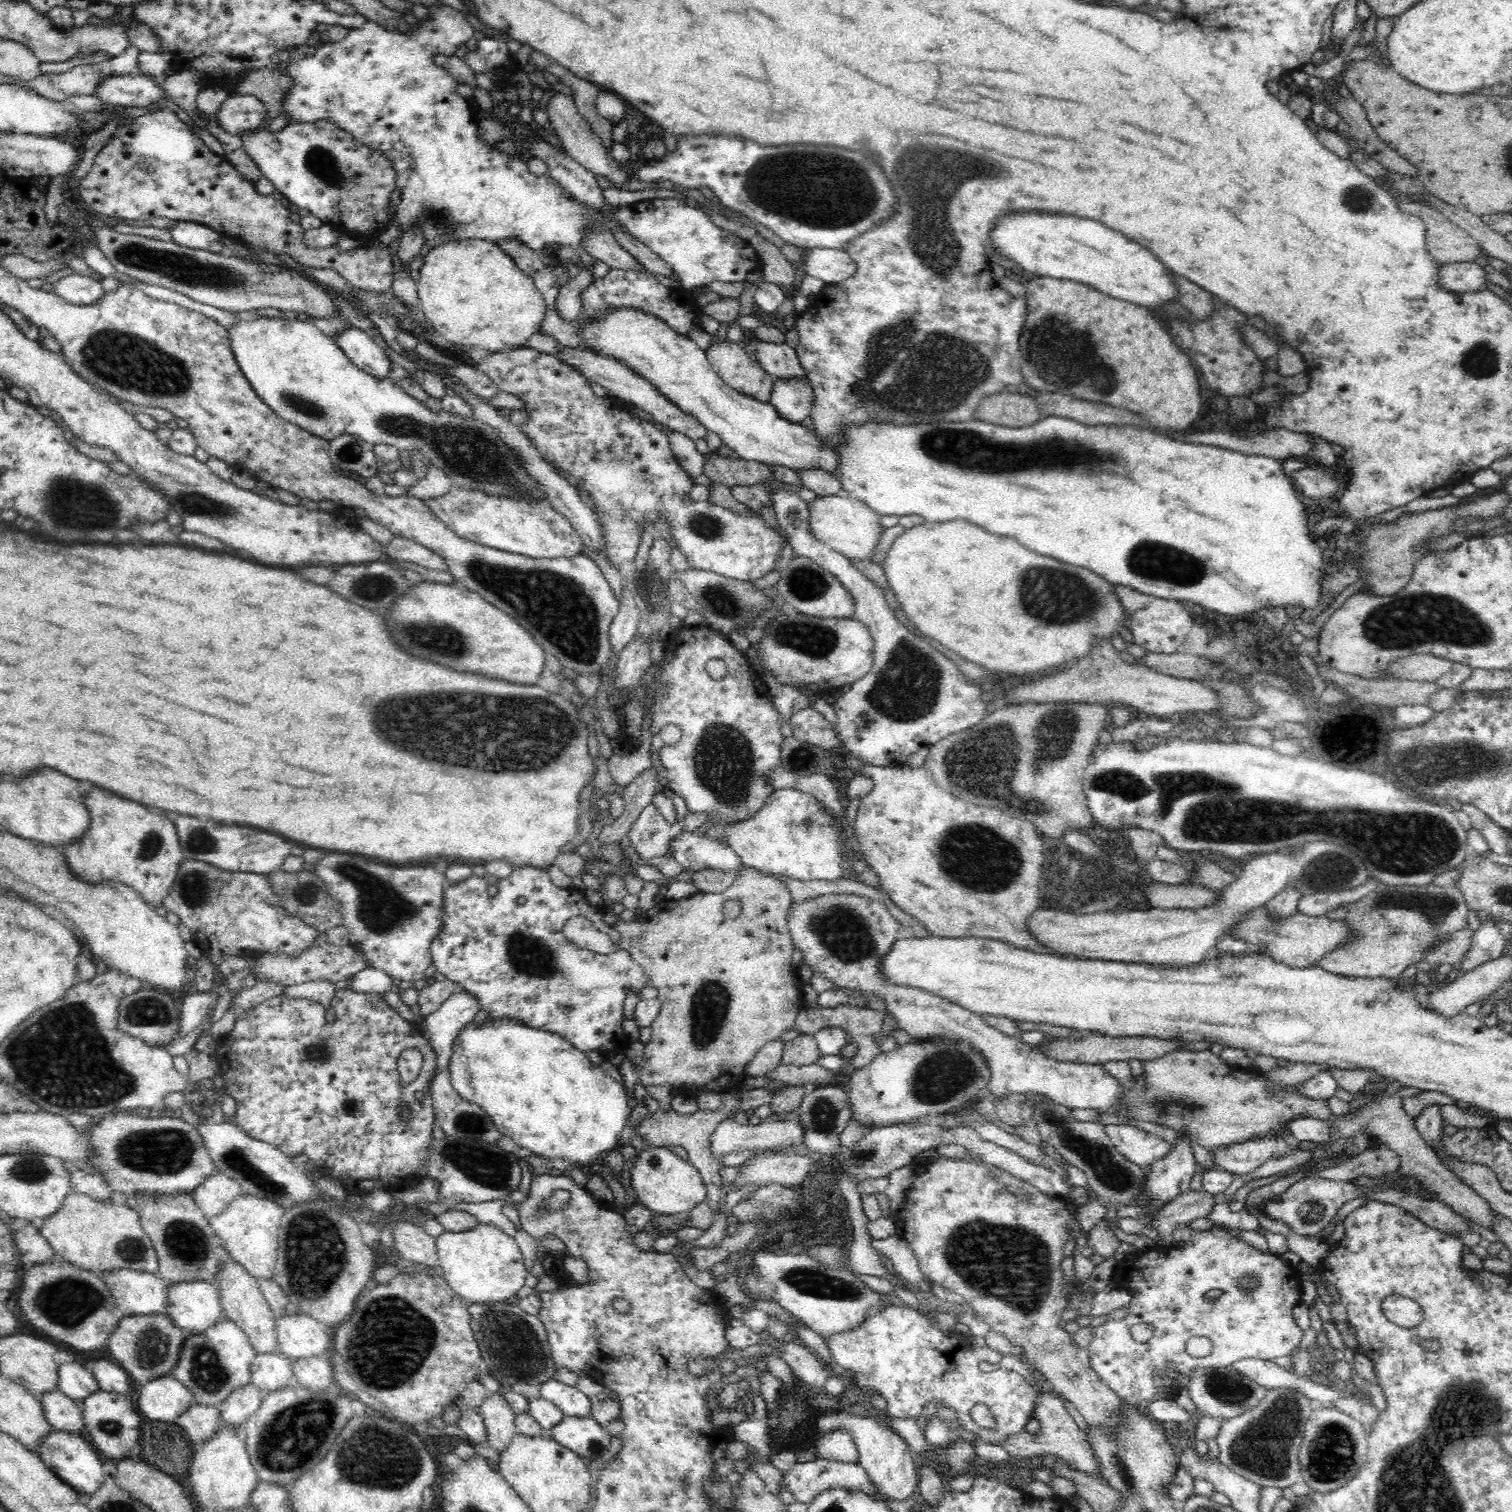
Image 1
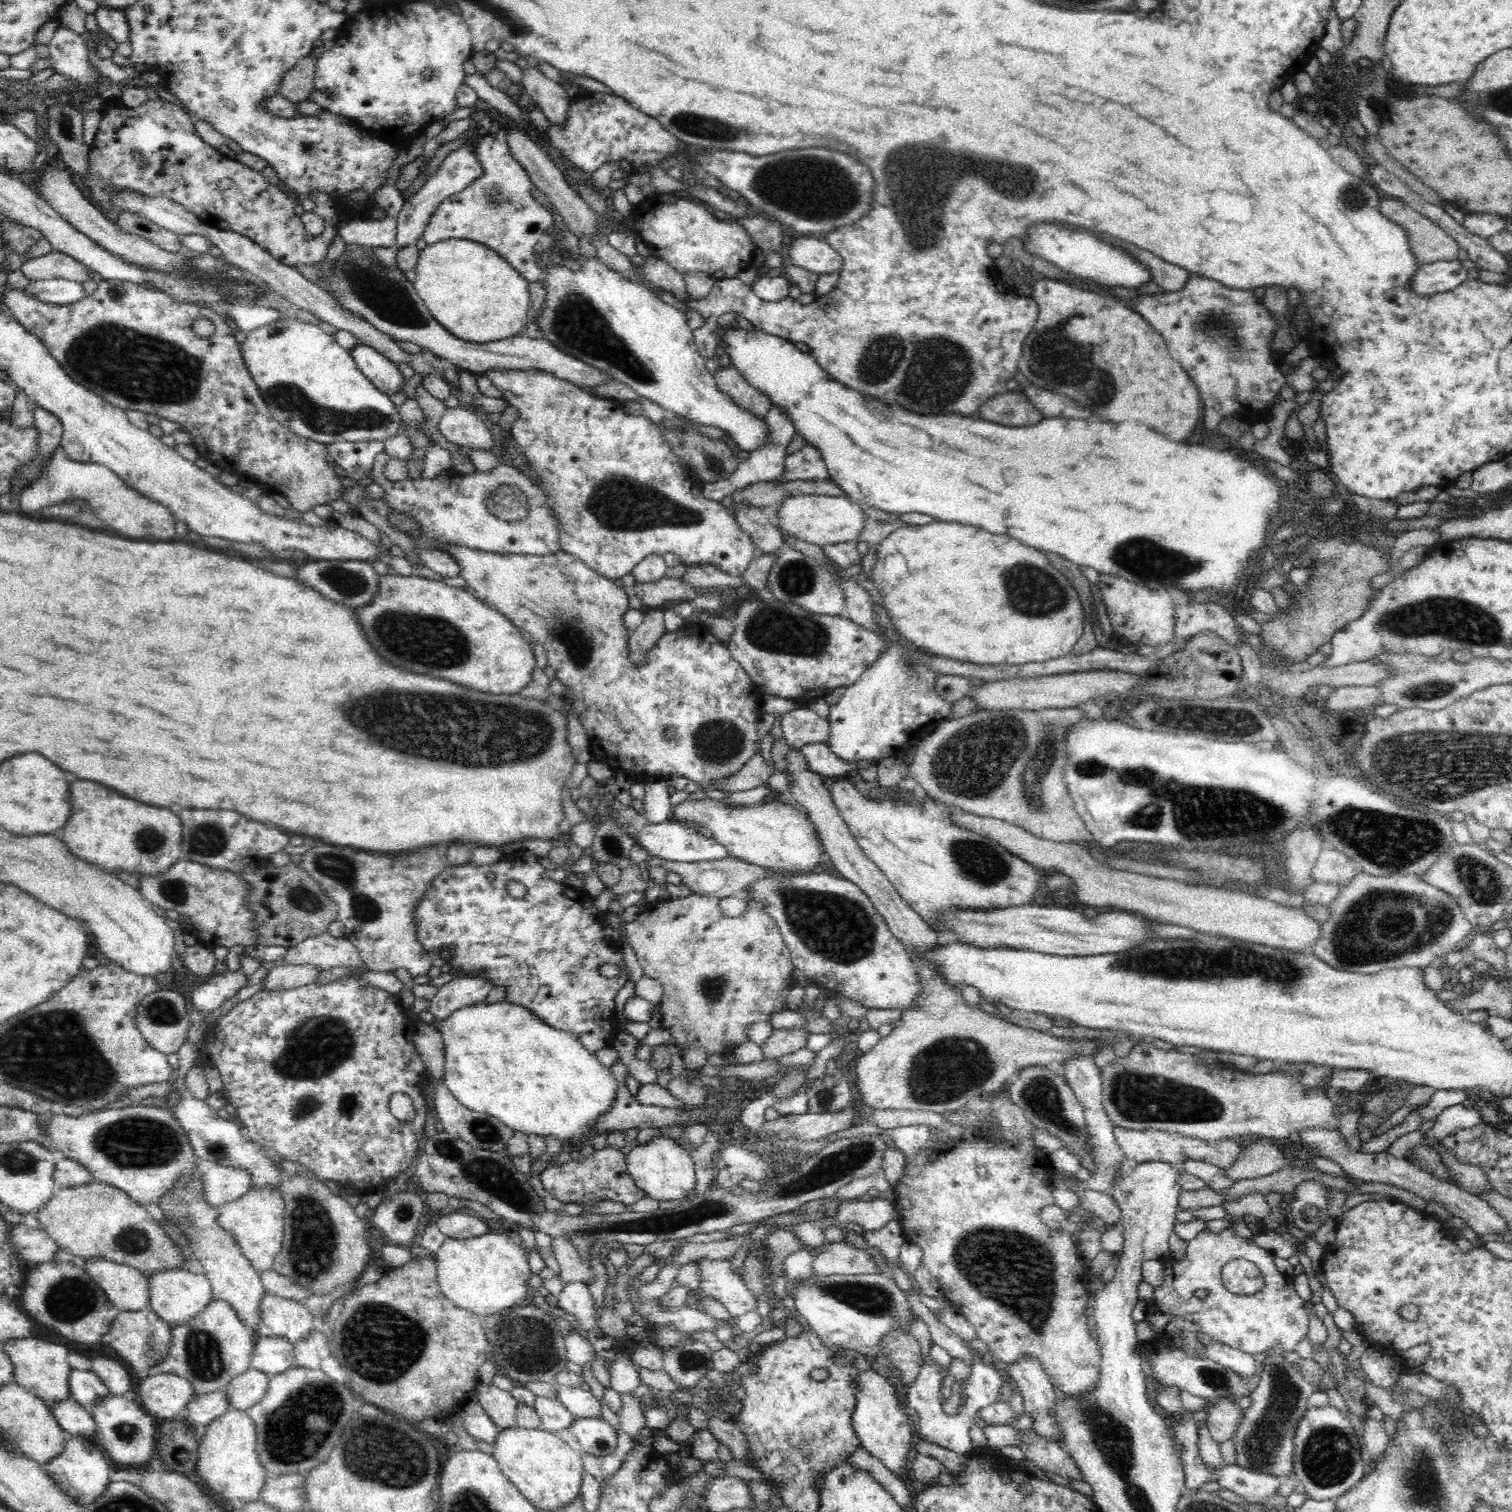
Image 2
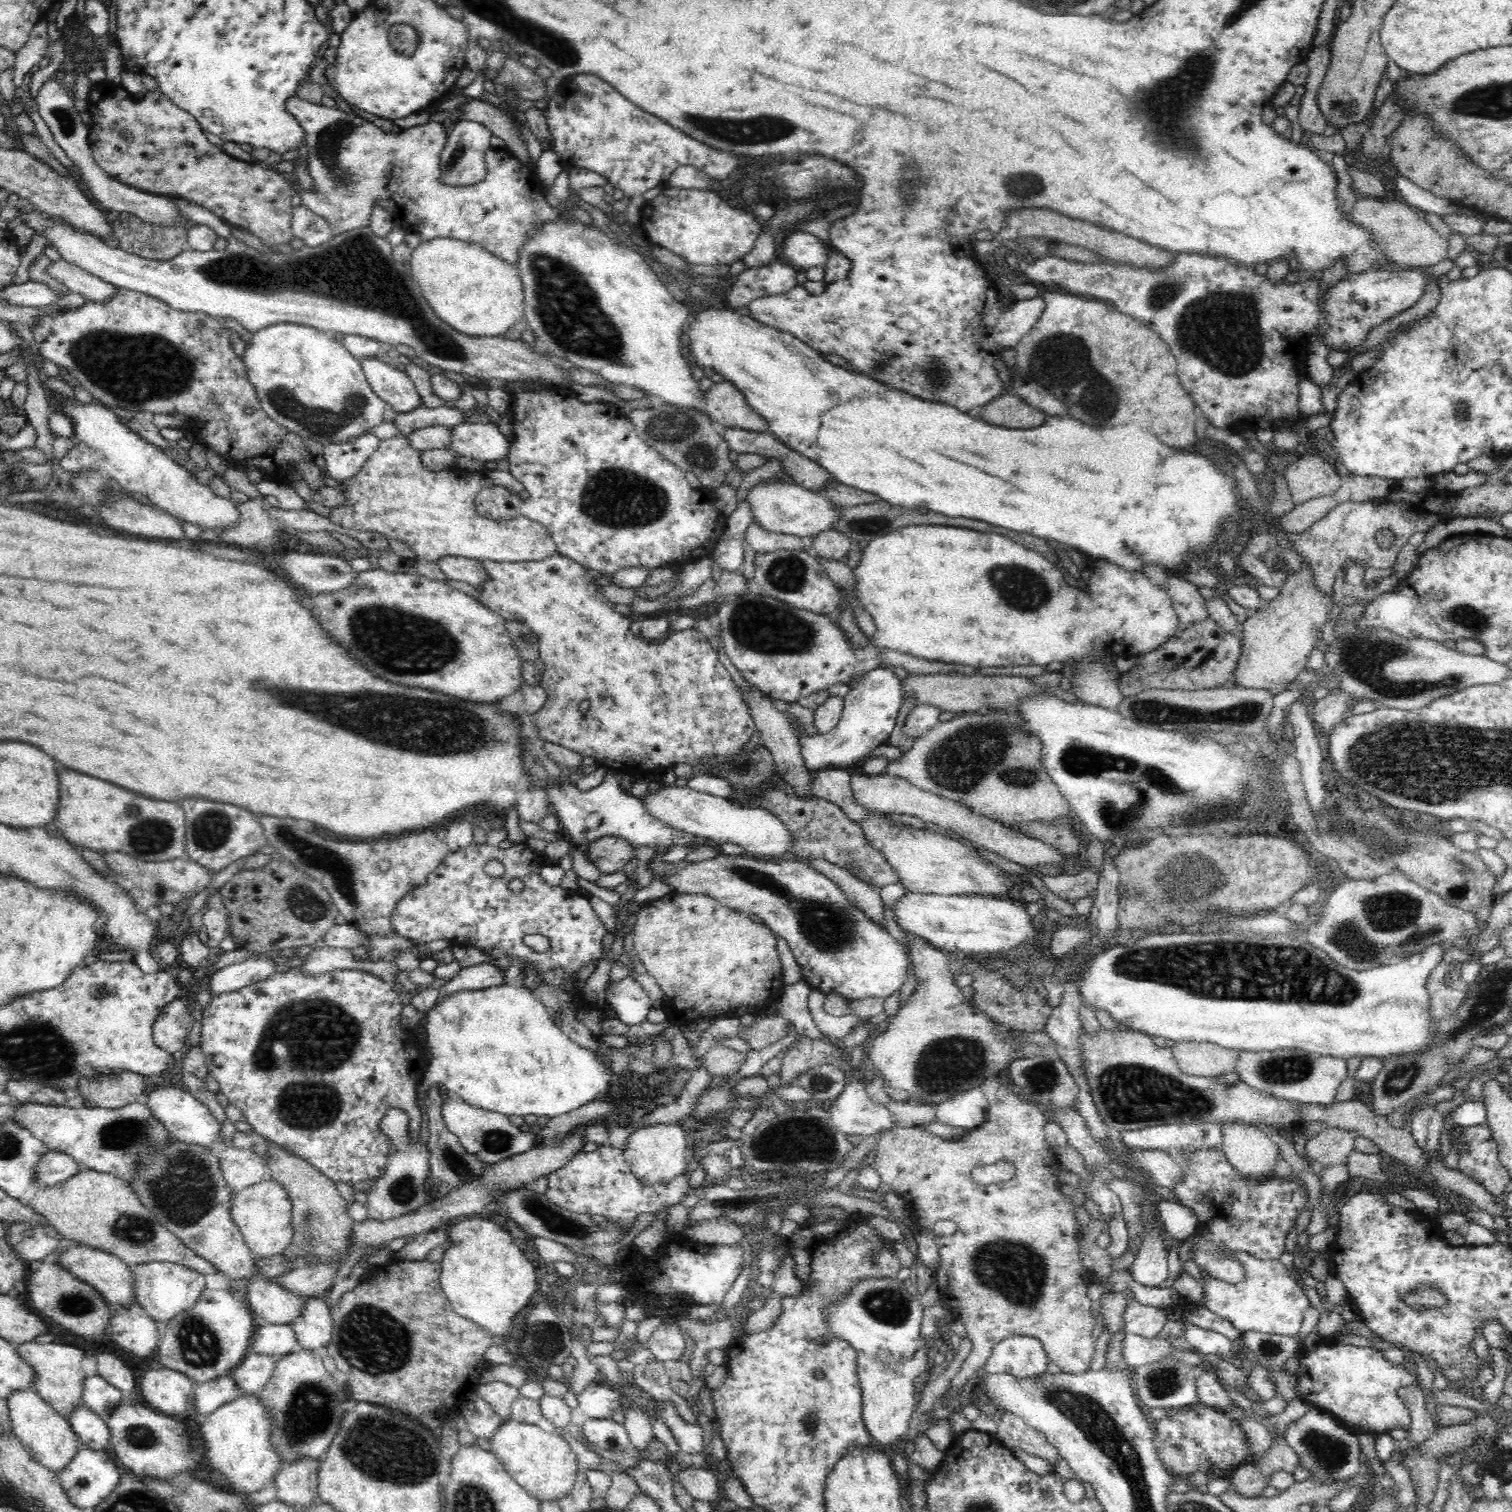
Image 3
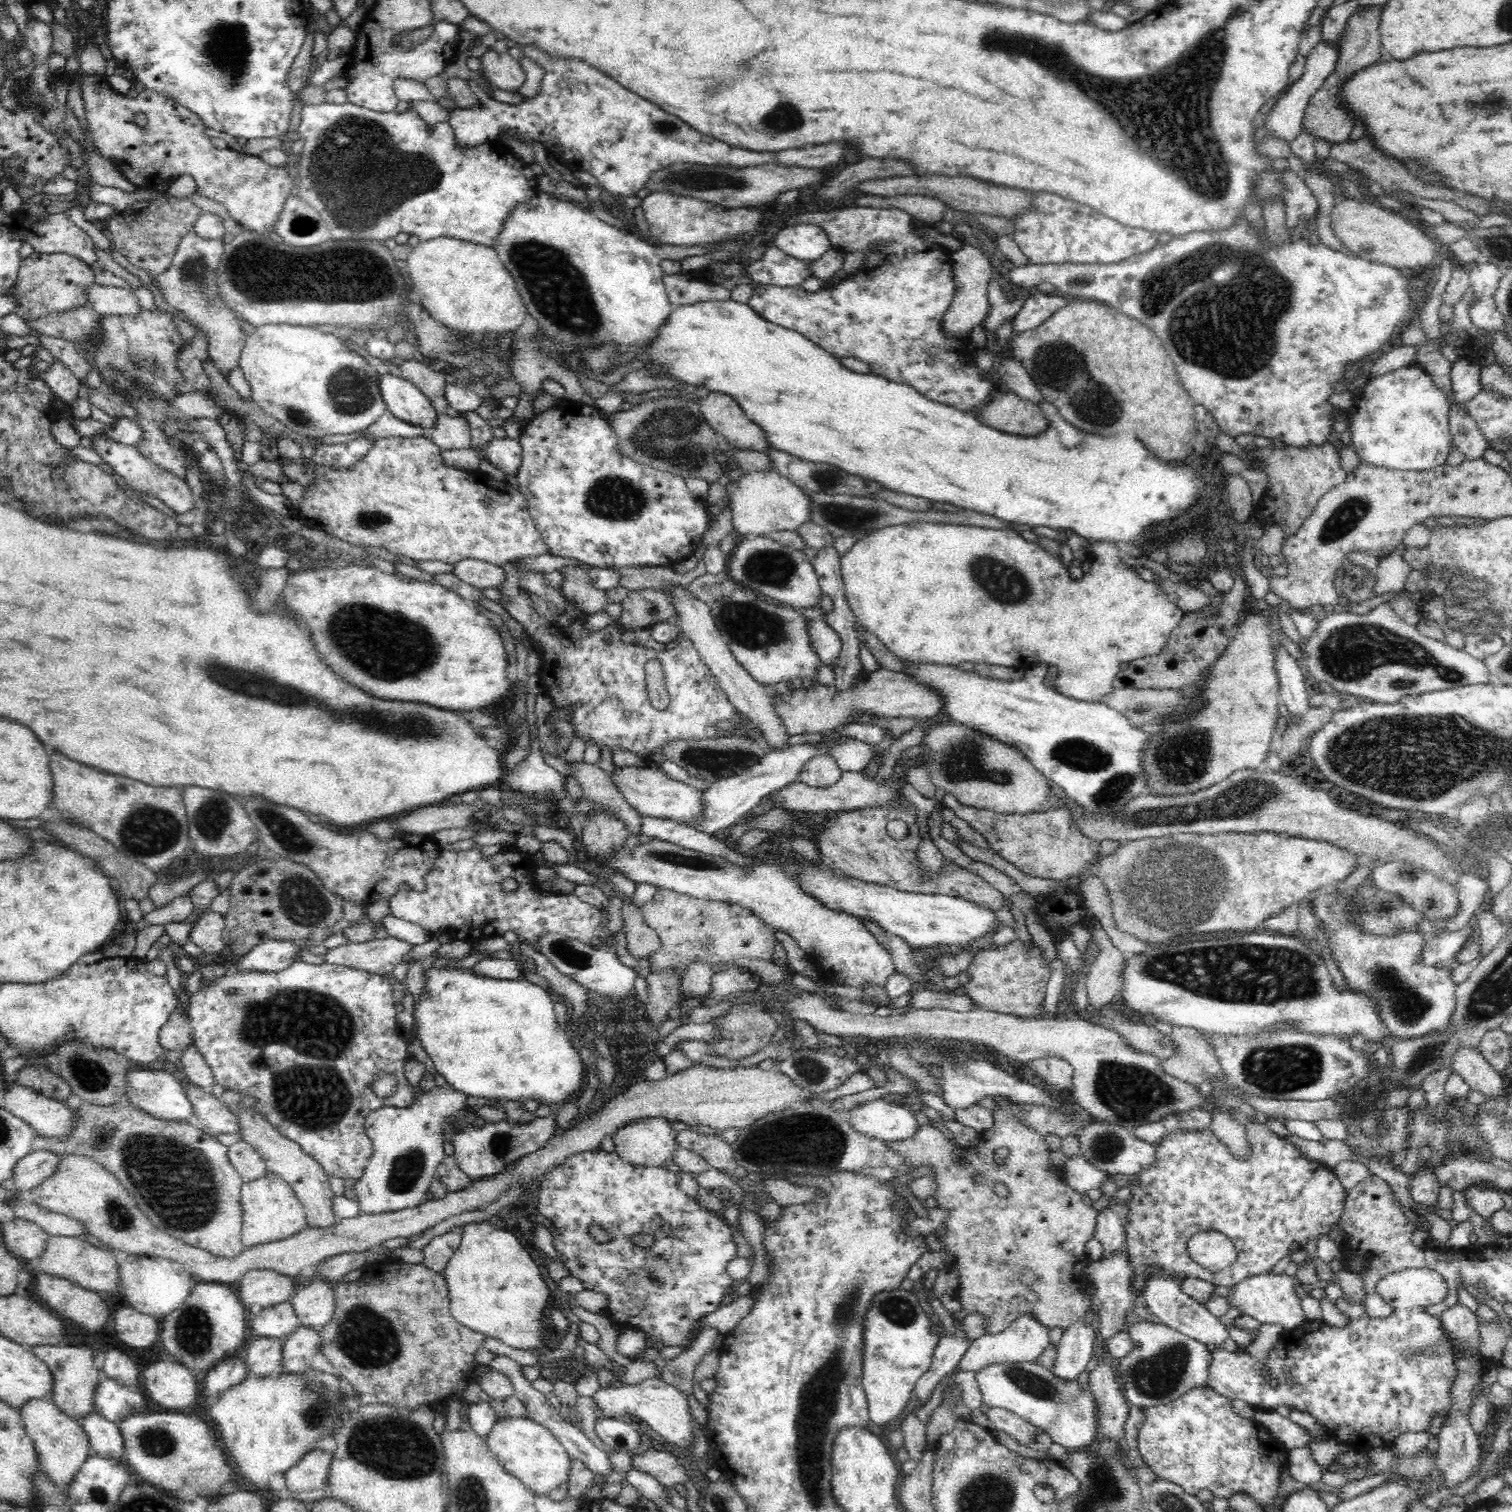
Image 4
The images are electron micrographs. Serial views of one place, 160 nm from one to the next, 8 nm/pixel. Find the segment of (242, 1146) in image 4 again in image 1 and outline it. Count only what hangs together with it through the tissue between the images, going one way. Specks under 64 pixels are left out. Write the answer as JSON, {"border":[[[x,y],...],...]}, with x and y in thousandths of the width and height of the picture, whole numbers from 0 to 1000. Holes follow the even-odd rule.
{"border":[[[146,775],[139,776],[127,788],[129,796],[134,800],[138,807],[146,802],[160,790],[161,790],[160,784]]]}

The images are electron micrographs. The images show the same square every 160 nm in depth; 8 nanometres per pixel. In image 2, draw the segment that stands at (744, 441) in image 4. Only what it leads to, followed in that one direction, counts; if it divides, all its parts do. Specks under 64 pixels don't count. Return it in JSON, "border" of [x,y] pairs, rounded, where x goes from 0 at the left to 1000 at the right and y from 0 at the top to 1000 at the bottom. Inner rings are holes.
{"border":[[[483,240],[480,243],[476,243],[472,246],[474,255],[476,256],[478,261],[481,261],[488,269],[491,269],[495,272],[497,272],[500,276],[505,277],[511,267],[509,263],[505,261],[500,256],[496,255],[492,248],[485,243],[485,240]]]}

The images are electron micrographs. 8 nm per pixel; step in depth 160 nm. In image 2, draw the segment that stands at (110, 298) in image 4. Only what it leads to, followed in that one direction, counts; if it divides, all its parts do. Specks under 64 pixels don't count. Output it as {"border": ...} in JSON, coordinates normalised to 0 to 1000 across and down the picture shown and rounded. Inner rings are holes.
{"border":[[[37,165],[30,169],[16,173],[13,176],[13,180],[20,186],[44,184],[52,188],[57,188],[57,186],[61,185],[54,174]]]}

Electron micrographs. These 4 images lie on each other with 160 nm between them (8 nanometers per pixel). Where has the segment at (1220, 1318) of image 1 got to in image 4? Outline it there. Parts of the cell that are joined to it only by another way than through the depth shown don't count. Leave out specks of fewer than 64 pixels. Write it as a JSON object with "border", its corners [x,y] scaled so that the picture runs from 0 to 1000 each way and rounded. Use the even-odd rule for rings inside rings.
{"border":[[[805,814],[791,816],[785,823],[786,831],[793,837],[801,841],[808,841],[819,833],[815,820]],[[840,841],[836,843],[825,843],[823,847],[813,852],[813,865],[819,865],[820,869],[830,872],[833,876],[847,876],[849,880],[857,880],[863,875],[860,859],[857,856],[858,850],[856,844]]]}

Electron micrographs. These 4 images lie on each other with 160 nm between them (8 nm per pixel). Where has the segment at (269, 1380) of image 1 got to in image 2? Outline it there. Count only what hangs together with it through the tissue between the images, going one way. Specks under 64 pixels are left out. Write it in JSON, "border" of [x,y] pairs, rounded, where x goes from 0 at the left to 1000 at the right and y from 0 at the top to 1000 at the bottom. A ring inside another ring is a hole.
{"border":[[[175,881],[168,886],[169,890],[166,896],[167,905],[179,911],[195,903],[194,889],[188,884]]]}

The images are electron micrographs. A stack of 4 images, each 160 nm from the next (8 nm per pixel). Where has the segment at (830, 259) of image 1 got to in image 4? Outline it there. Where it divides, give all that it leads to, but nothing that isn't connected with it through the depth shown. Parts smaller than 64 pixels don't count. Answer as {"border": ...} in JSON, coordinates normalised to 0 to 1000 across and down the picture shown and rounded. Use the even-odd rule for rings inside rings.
{"border":[[[529,147],[526,149],[517,149],[513,163],[529,173],[537,174],[550,165],[547,153],[540,148]]]}

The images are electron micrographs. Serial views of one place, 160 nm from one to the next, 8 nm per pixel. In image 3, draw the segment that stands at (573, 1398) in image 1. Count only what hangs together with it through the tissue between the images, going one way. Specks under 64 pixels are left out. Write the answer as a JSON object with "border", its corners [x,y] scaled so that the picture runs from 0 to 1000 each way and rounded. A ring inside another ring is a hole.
{"border":[[[398,914],[388,917],[380,925],[383,929],[382,933],[390,938],[402,938],[409,931],[411,931],[413,921],[405,919]]]}

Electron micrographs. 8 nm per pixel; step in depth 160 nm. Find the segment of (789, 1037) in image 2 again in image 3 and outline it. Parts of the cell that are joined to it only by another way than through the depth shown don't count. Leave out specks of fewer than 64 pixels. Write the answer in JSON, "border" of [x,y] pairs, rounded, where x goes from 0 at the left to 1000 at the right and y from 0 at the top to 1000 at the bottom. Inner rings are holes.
{"border":[[[515,671],[510,673],[501,673],[498,678],[494,681],[490,680],[488,685],[495,689],[496,693],[499,694],[505,694],[511,690],[513,690],[515,688],[521,685],[521,681],[523,677]]]}

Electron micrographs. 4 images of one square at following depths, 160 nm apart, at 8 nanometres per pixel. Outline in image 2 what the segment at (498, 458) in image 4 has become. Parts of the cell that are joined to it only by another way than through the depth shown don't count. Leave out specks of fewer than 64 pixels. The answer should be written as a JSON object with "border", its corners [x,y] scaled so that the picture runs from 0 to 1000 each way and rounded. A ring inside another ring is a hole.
{"border":[[[295,269],[290,279],[290,284],[296,292],[306,296],[325,297],[327,295],[323,281],[308,269]]]}

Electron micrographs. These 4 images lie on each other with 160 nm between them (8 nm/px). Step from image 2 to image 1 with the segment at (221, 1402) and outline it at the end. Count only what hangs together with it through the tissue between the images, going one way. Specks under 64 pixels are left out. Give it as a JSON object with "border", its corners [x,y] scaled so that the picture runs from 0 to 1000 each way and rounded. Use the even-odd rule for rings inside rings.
{"border":[[[127,929],[118,938],[117,941],[129,958],[143,948],[147,942],[146,934],[144,929]]]}

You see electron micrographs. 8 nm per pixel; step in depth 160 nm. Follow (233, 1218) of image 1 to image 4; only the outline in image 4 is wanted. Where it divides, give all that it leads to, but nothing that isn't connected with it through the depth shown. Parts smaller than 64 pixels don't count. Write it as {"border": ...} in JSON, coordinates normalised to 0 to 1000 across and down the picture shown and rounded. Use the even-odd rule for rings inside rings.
{"border":[[[180,775],[167,782],[162,782],[159,784],[159,795],[161,807],[159,821],[163,826],[187,821],[204,813],[200,796],[194,786],[186,778]]]}

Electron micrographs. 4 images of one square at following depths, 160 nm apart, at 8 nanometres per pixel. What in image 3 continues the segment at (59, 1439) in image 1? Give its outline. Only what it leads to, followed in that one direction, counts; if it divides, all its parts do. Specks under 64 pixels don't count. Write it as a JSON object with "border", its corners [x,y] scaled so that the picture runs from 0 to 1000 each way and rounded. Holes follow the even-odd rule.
{"border":[[[54,957],[50,960],[50,964],[40,971],[38,974],[42,986],[45,989],[46,993],[53,998],[61,999],[66,993],[68,993],[79,982],[79,974],[78,970],[74,966],[71,960],[61,959]]]}

